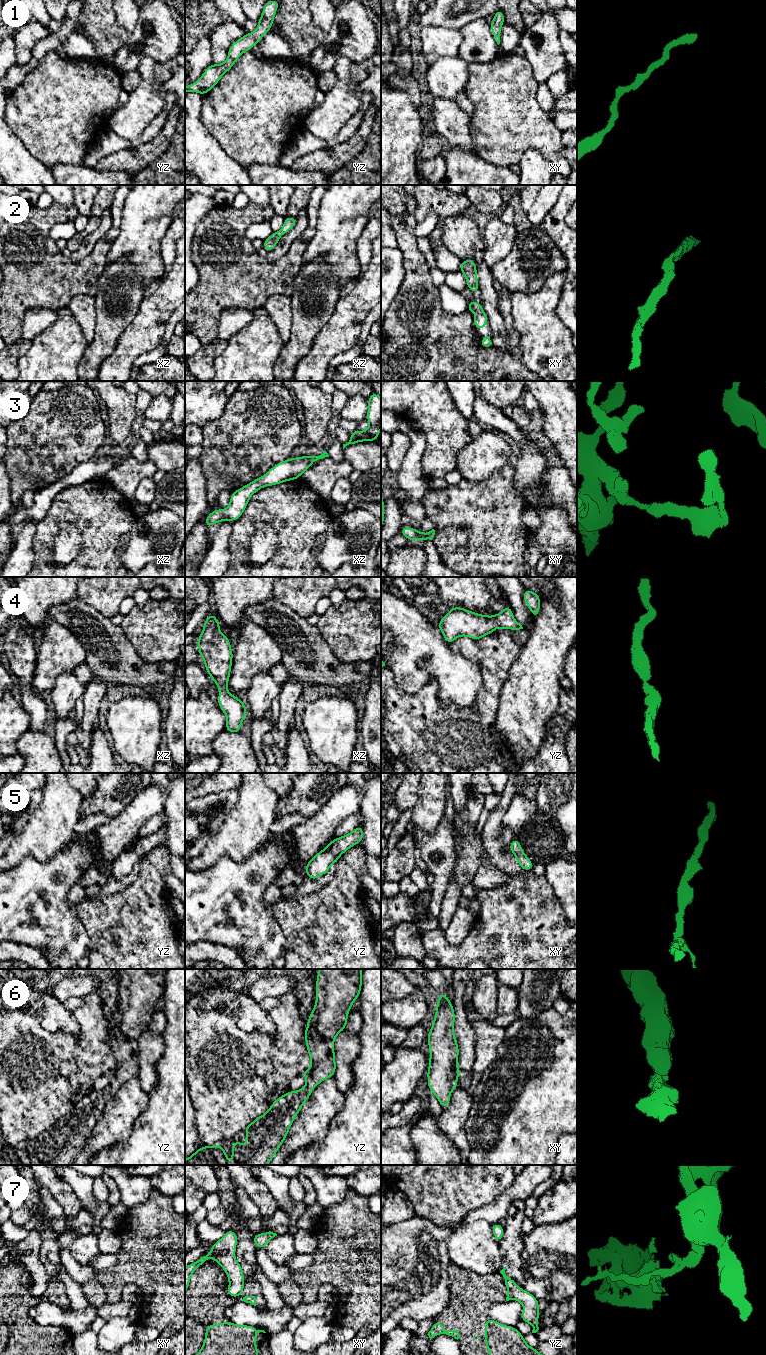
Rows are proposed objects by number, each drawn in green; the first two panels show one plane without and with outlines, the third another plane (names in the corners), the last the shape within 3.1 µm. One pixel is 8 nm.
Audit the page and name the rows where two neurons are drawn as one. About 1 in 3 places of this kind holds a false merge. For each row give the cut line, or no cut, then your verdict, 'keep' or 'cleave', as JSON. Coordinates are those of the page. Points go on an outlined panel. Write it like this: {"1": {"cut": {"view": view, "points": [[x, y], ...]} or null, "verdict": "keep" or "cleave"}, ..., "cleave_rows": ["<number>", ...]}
{"1": {"cut": null, "verdict": "keep"}, "2": {"cut": null, "verdict": "keep"}, "3": {"cut": null, "verdict": "keep"}, "4": {"cut": null, "verdict": "keep"}, "5": {"cut": null, "verdict": "keep"}, "6": {"cut": {"view": "yz", "points": [[310, 1067], [311, 1075], [307, 1079]]}, "verdict": "cleave"}, "7": {"cut": {"view": "yz", "points": [[508, 1291], [513, 1298]]}, "verdict": "cleave"}, "cleave_rows": ["6", "7"]}

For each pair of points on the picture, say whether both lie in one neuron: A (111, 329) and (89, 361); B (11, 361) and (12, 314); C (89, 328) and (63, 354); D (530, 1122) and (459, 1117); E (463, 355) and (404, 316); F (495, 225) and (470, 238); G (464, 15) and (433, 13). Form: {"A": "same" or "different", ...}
{"A": "same", "B": "different", "C": "different", "D": "different", "E": "same", "F": "different", "G": "same"}

